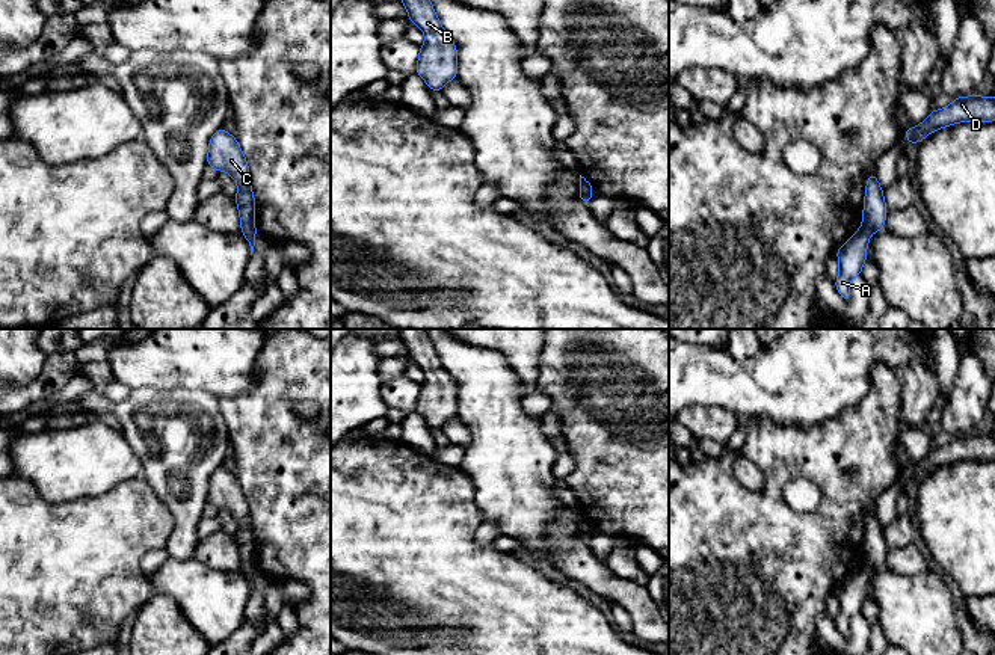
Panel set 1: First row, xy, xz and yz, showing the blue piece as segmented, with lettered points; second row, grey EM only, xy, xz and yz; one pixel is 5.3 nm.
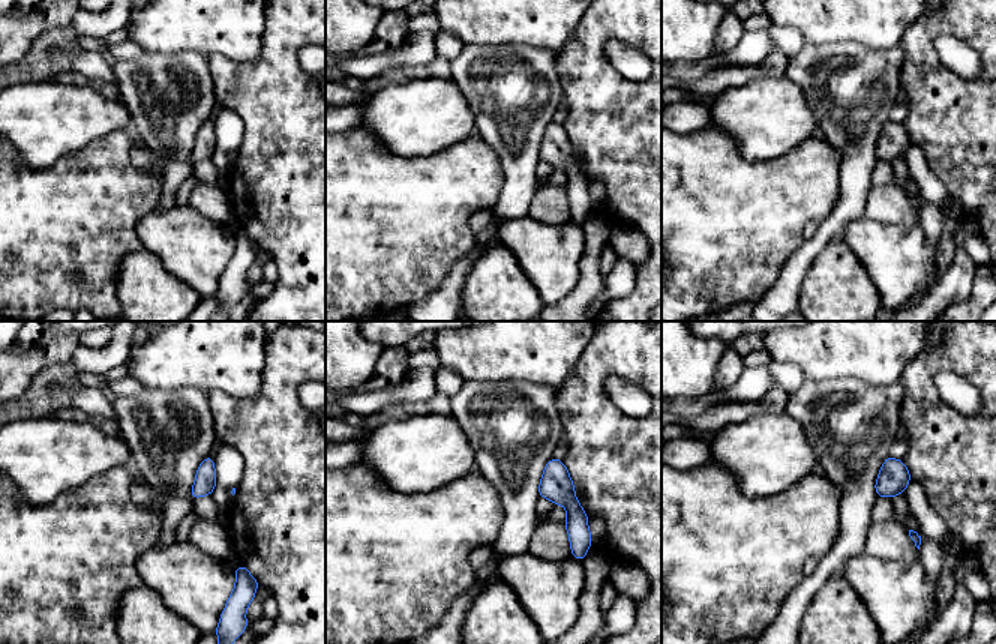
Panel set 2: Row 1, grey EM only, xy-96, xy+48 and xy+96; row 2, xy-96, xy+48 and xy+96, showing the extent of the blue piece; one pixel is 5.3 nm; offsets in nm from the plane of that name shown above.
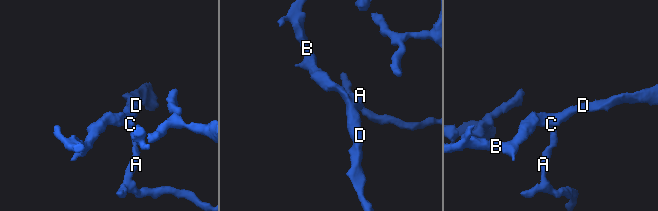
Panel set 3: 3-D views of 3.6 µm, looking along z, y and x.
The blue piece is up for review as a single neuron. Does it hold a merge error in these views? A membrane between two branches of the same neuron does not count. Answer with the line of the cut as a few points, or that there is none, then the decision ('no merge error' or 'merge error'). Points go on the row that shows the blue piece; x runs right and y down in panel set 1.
cut in xy along (254, 227), (242, 230); merge error

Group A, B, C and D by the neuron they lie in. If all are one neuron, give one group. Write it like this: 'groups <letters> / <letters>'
groups A / B C D

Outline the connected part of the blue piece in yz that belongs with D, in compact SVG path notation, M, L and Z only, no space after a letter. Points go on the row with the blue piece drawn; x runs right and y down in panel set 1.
M957 97L950 106L932 110L920 125L907 128L904 137L909 143L920 143L930 133L965 121L983 124L995 121L995 97Z

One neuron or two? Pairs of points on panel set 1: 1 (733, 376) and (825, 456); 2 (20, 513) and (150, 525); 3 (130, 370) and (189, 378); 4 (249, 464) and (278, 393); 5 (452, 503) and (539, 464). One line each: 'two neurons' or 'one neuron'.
1: two neurons
2: one neuron
3: one neuron
4: one neuron
5: two neurons

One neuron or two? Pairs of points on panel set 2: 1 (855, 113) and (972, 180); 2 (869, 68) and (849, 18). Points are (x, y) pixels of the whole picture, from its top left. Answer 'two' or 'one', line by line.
1: two
2: two

